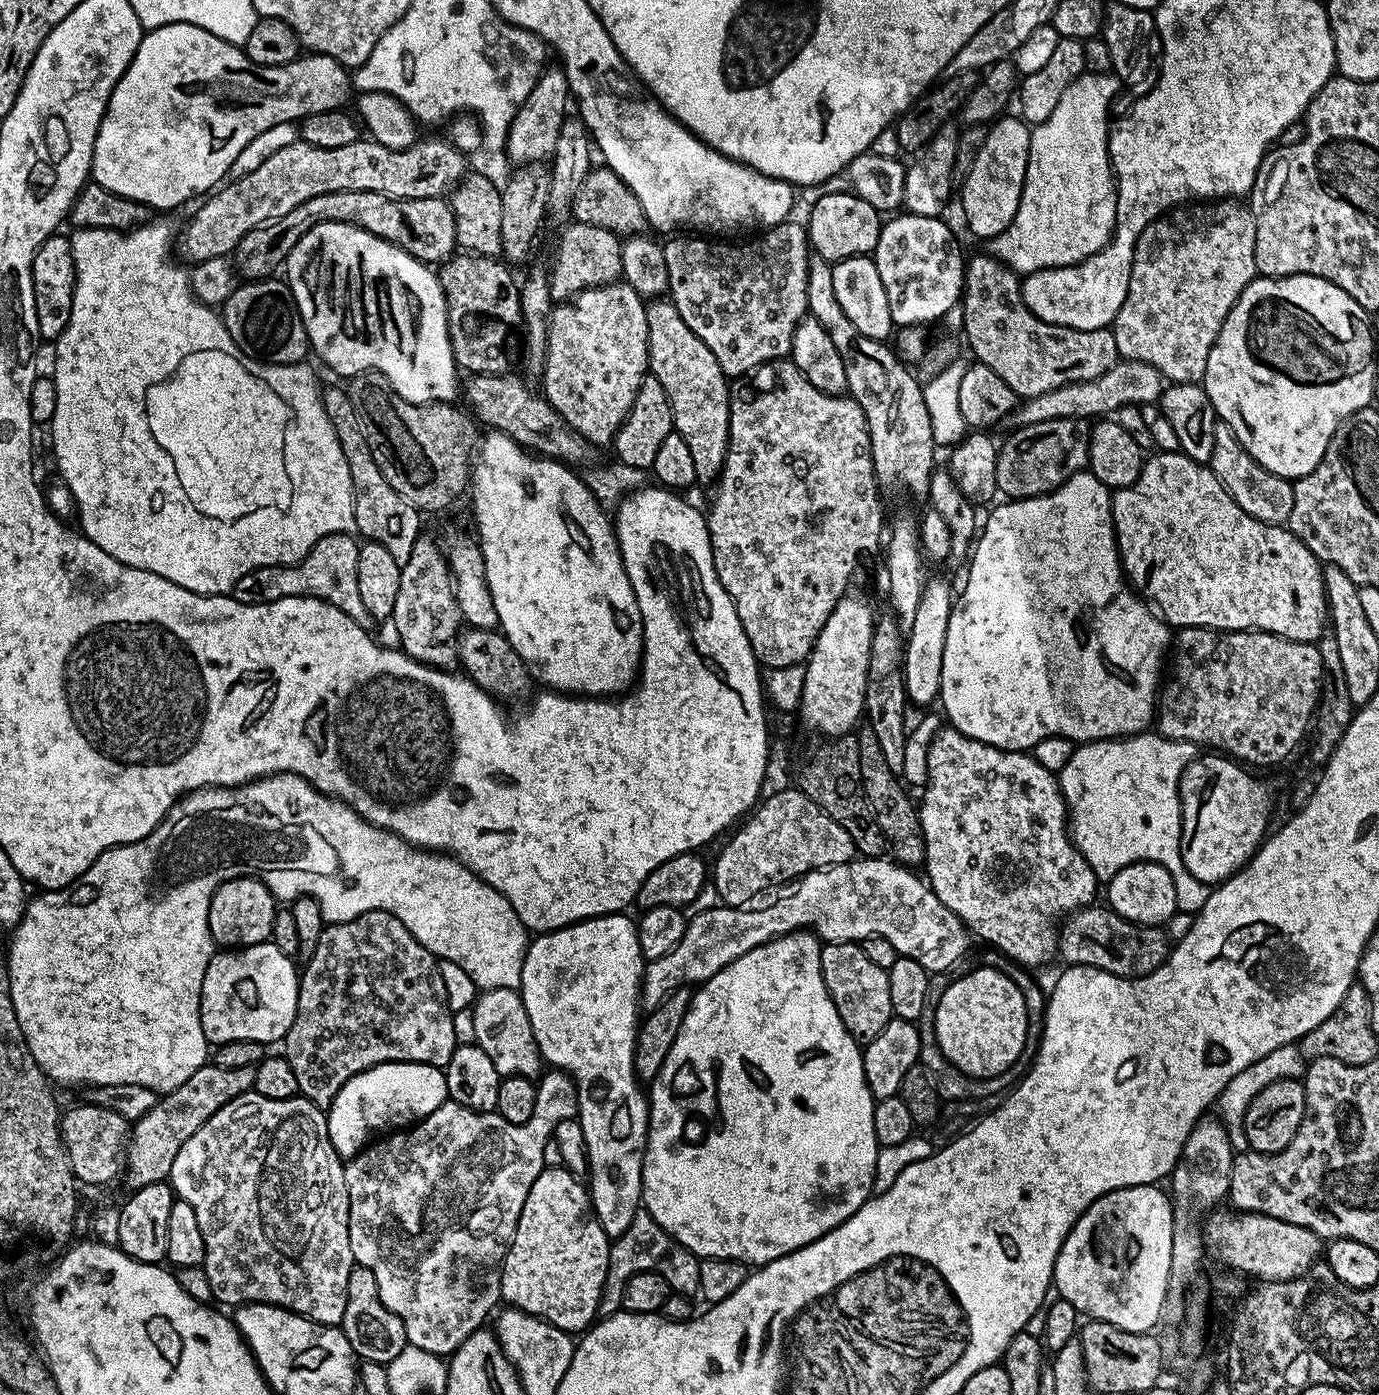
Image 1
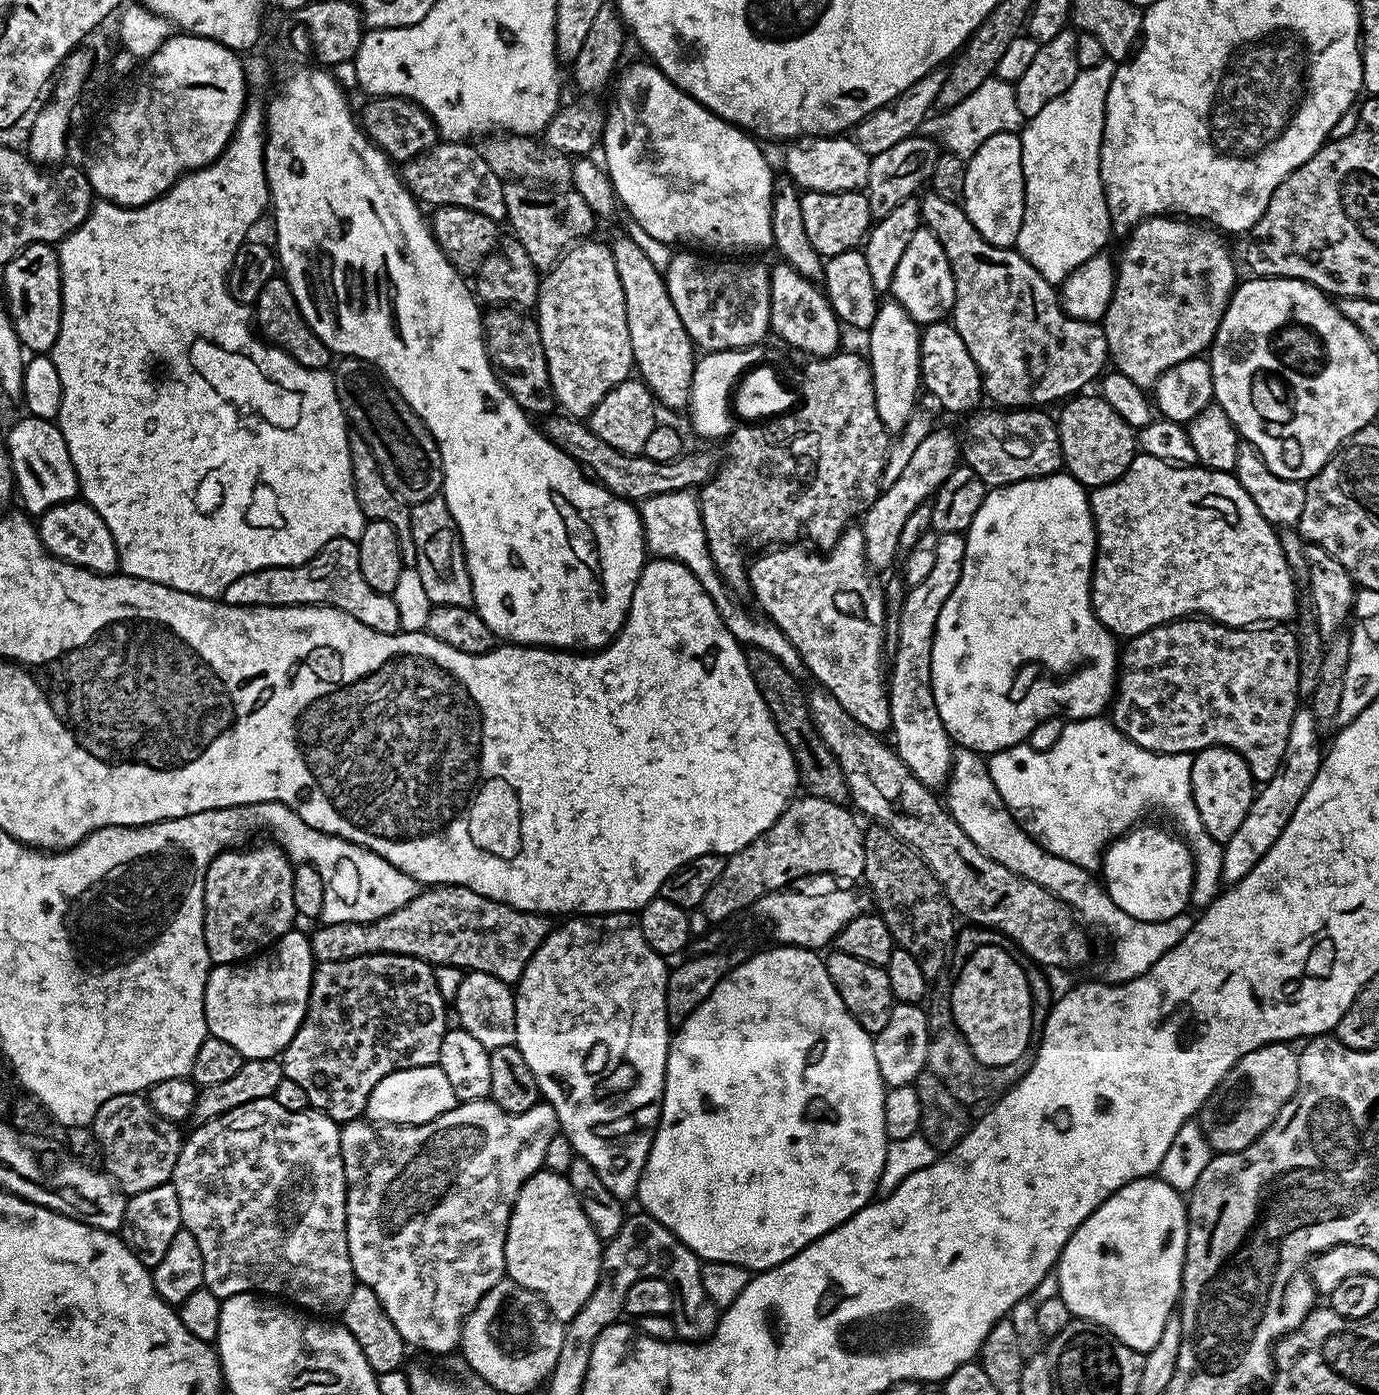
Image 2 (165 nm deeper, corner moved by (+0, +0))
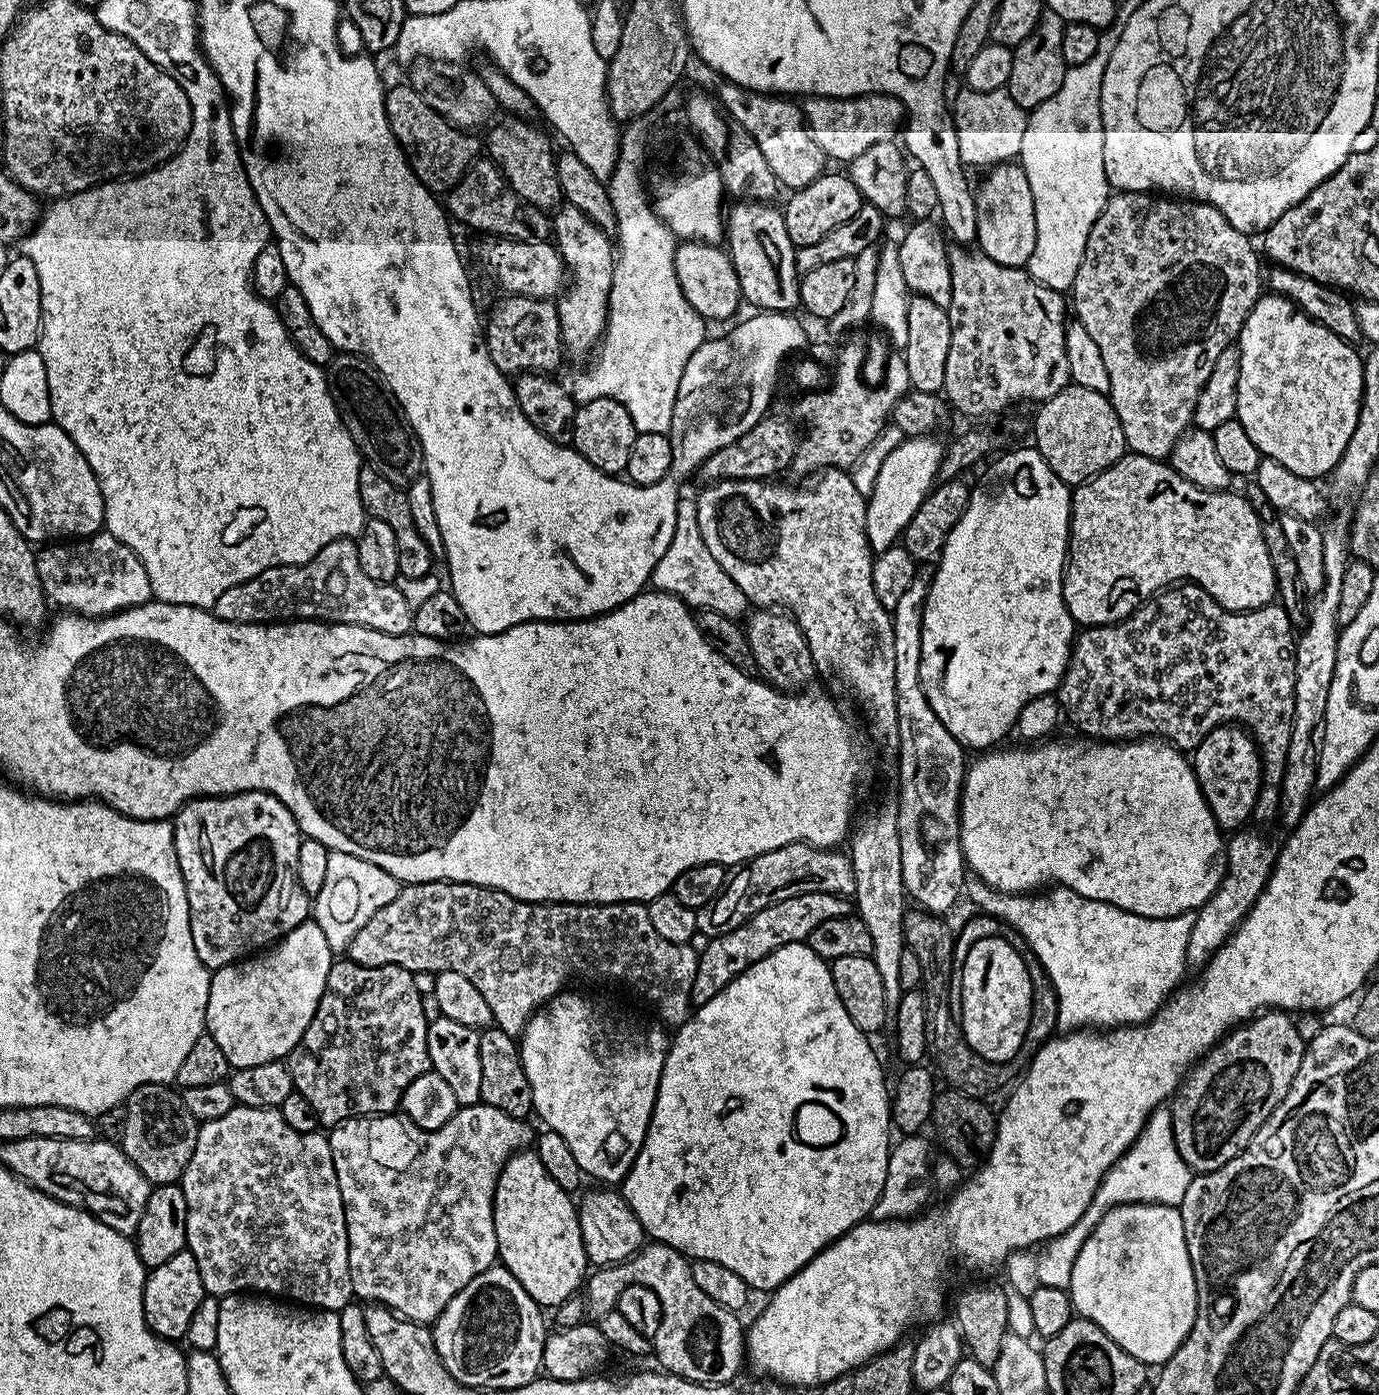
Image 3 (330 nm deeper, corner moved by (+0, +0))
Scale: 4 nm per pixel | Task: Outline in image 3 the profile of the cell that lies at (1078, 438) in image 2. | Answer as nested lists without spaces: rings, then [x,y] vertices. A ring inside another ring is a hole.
[[[1069,383],[1068,387],[1054,394],[1054,398],[1043,401],[1037,408],[1040,409],[1036,412],[1036,425],[1032,428],[1036,435],[1034,447],[1042,454],[1046,466],[1050,466],[1054,474],[1058,474],[1062,483],[1069,486],[1085,484],[1091,476],[1114,466],[1114,462],[1126,455],[1128,443],[1122,434],[1122,422],[1118,422],[1118,414],[1105,393],[1086,390],[1086,386]]]

